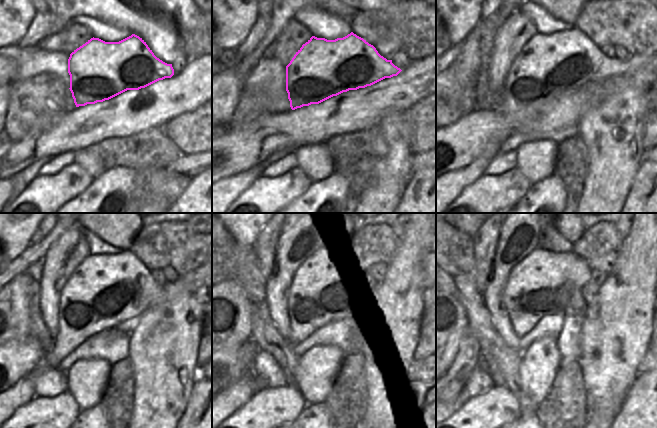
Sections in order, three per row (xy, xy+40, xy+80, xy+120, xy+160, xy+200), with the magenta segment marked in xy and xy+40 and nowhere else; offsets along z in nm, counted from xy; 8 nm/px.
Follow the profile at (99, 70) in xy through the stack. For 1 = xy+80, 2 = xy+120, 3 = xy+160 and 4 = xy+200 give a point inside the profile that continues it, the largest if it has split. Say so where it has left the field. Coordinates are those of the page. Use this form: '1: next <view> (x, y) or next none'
1: next xy+80 (548, 65)
2: next xy+120 (104, 290)
3: next xy+160 (328, 286)
4: next xy+200 (538, 286)

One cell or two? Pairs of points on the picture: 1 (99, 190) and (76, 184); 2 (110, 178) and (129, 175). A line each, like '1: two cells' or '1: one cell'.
1: two cells
2: one cell

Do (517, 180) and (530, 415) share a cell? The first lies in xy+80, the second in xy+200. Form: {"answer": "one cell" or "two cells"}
{"answer": "two cells"}

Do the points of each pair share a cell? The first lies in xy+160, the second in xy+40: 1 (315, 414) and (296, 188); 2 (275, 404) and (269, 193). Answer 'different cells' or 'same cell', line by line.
1: different cells
2: same cell

